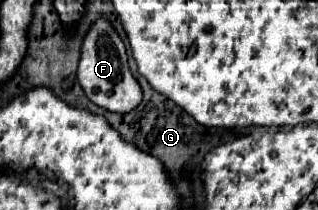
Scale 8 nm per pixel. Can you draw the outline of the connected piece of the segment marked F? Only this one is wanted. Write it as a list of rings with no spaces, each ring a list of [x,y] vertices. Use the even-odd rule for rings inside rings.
[[[101,17],[87,33],[85,41],[83,41],[83,51],[81,51],[81,61],[79,61],[79,71],[77,71],[79,83],[85,91],[85,95],[91,99],[91,103],[95,103],[97,107],[103,107],[107,111],[113,113],[129,113],[133,111],[141,99],[141,87],[137,83],[137,79],[131,75],[129,65],[127,65],[127,53],[125,53],[125,45],[119,39],[117,31],[111,27],[111,23]]]

